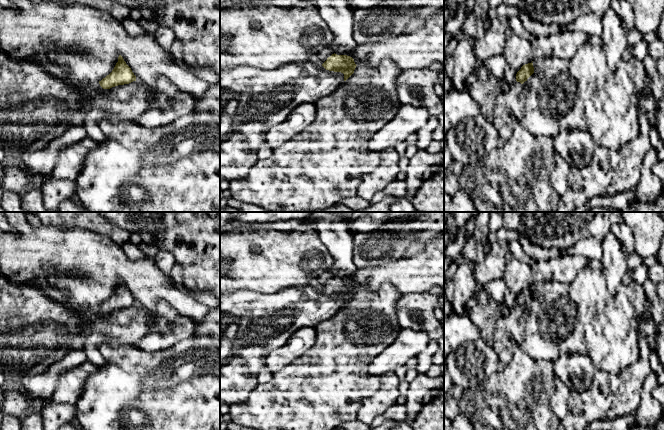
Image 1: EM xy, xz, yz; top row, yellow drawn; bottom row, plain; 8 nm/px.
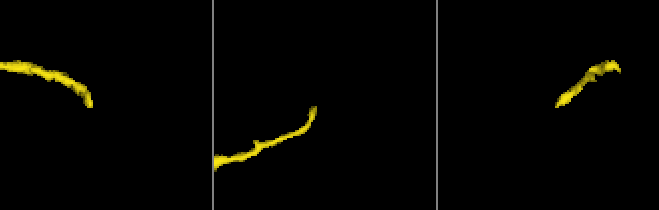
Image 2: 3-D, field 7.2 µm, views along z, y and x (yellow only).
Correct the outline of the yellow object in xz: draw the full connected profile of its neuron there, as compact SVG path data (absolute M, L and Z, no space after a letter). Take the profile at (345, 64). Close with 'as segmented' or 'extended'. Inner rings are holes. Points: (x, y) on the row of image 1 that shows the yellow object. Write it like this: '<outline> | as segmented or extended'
M314 0L320 16L334 36L334 53L322 66L329 71L341 72L346 81L356 68L354 59L347 54L357 48L353 38L353 13L350 0Z | extended

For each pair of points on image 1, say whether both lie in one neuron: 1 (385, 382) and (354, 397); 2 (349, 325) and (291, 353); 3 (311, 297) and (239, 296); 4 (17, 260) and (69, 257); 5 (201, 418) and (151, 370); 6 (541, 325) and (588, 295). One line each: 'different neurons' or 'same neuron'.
1: different neurons
2: different neurons
3: same neuron
4: same neuron
5: same neuron
6: same neuron

